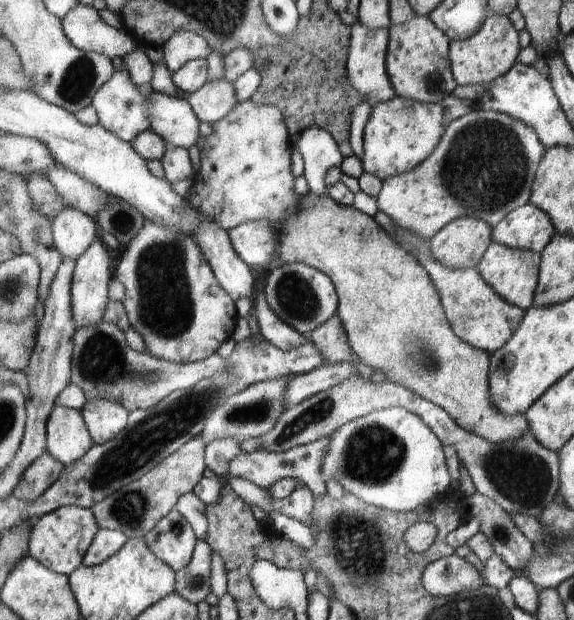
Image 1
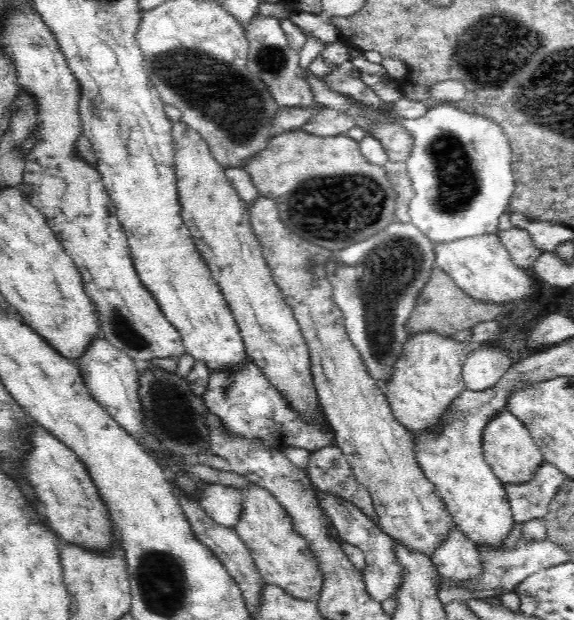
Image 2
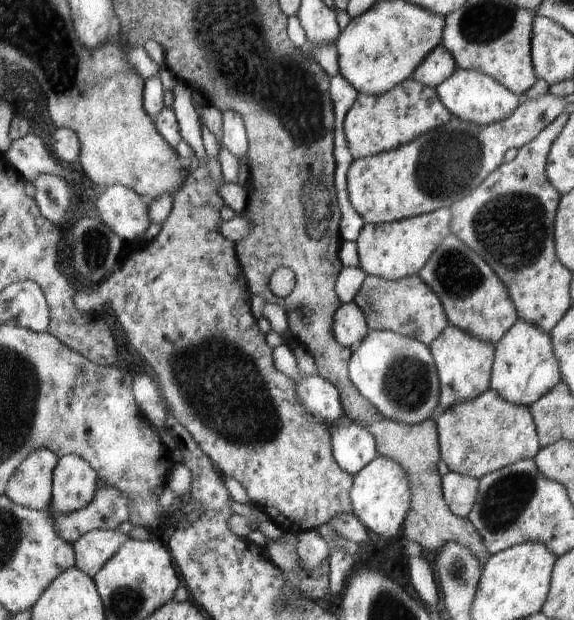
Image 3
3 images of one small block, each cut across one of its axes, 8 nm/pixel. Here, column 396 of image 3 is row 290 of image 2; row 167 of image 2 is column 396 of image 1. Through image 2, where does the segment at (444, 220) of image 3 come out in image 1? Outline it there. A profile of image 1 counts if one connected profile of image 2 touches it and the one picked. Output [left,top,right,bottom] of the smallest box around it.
[377,110,547,240]

